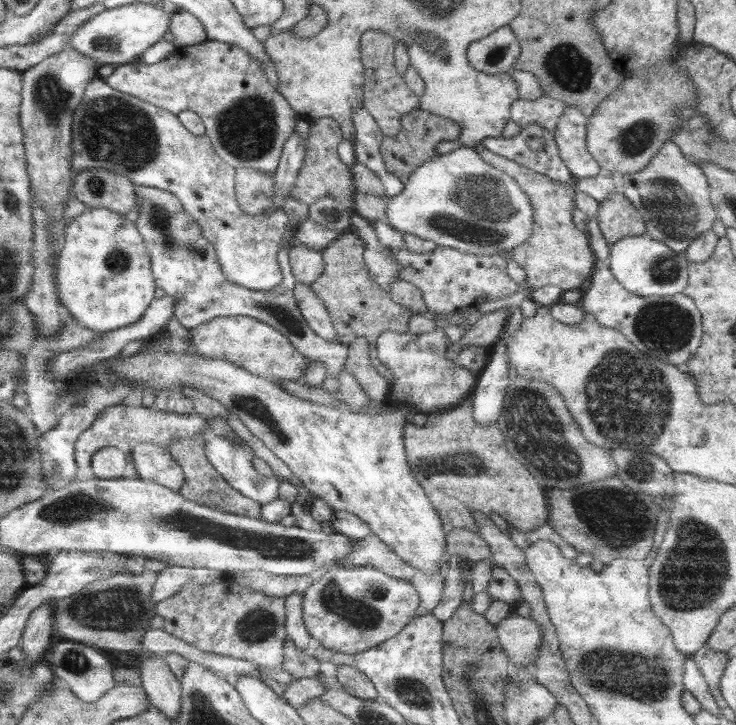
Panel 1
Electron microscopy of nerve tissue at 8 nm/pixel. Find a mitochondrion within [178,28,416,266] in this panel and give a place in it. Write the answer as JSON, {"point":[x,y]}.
{"point":[247,129]}

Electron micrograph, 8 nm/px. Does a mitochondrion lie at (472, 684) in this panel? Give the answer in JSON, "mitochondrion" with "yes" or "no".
{"mitochondrion":"yes"}

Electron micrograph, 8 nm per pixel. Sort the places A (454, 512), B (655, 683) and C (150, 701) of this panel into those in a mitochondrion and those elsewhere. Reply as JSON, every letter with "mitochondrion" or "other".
{"A":"other","B":"mitochondrion","C":"other"}

